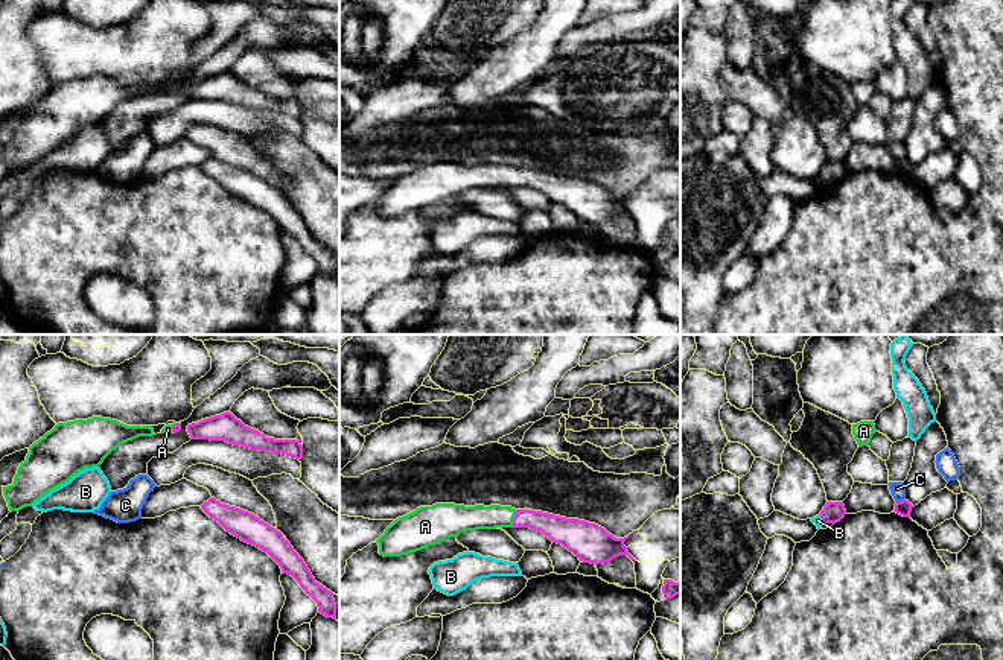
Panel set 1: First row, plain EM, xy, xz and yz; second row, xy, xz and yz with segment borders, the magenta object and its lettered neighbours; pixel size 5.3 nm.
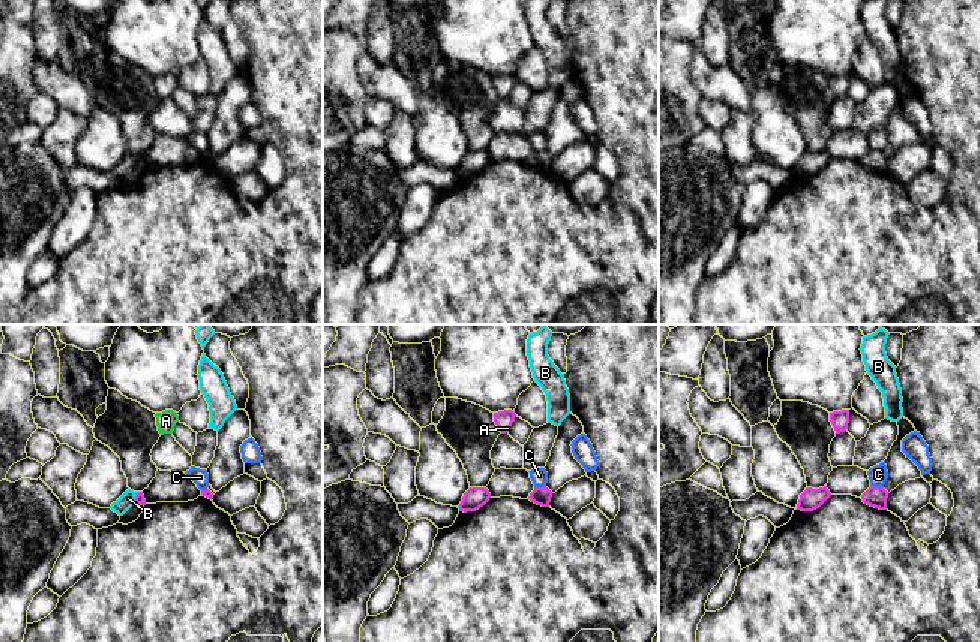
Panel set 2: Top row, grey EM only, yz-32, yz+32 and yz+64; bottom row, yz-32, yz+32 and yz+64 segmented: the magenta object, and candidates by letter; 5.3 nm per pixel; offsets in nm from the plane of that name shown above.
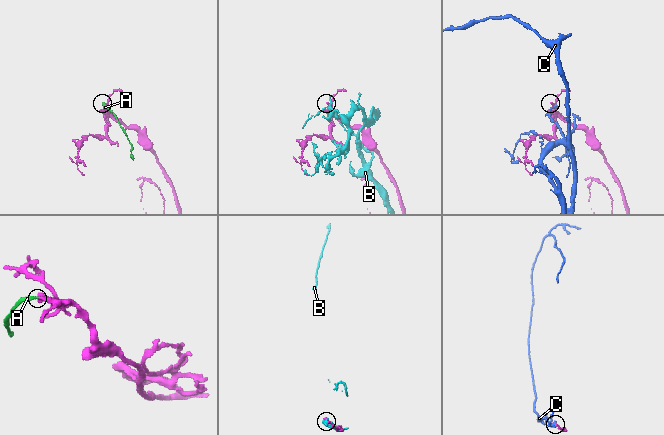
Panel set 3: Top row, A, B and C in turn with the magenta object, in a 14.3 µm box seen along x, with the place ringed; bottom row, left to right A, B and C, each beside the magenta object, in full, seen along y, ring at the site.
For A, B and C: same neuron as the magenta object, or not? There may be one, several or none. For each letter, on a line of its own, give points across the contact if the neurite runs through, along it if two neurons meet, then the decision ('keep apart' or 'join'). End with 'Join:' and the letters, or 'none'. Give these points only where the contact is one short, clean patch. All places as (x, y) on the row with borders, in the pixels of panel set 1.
A: way xz (559, 529), (533, 519), (513, 519), (475, 517); join
B: keep apart
C: keep apart
Join: A

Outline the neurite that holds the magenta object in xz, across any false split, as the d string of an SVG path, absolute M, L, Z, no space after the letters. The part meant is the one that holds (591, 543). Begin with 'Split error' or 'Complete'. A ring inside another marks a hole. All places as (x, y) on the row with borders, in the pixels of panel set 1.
Split error. M435 503L420 506L396 519L376 543L381 555L400 557L458 537L466 531L496 528L530 528L542 532L552 543L572 552L580 561L595 566L610 563L619 555L627 555L633 561L624 546L630 534L616 538L595 523L501 505Z

